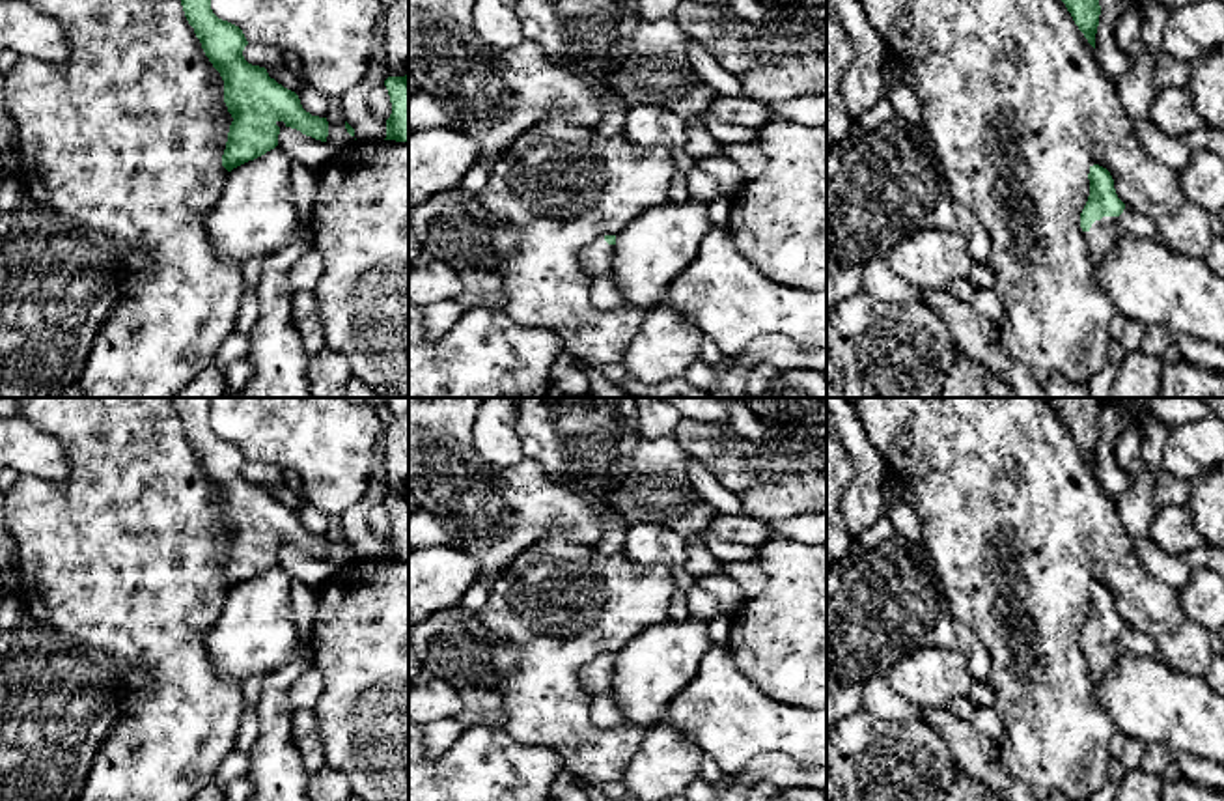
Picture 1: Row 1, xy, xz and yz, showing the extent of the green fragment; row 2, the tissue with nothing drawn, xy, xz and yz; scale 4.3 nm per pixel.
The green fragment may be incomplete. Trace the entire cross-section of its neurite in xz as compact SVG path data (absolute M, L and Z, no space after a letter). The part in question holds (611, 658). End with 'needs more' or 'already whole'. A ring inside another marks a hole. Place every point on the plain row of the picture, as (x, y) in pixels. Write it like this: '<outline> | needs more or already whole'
M601 653L599 657L584 665L578 672L582 687L590 695L610 691L614 678L614 663L616 653Z | needs more

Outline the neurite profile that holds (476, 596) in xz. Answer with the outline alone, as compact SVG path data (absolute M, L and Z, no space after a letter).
M502 569L494 571L487 579L476 581L461 597L459 605L478 612L489 599L491 584L500 577Z

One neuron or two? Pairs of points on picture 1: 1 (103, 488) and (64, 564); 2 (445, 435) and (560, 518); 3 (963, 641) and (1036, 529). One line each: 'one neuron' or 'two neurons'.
1: one neuron
2: one neuron
3: two neurons

